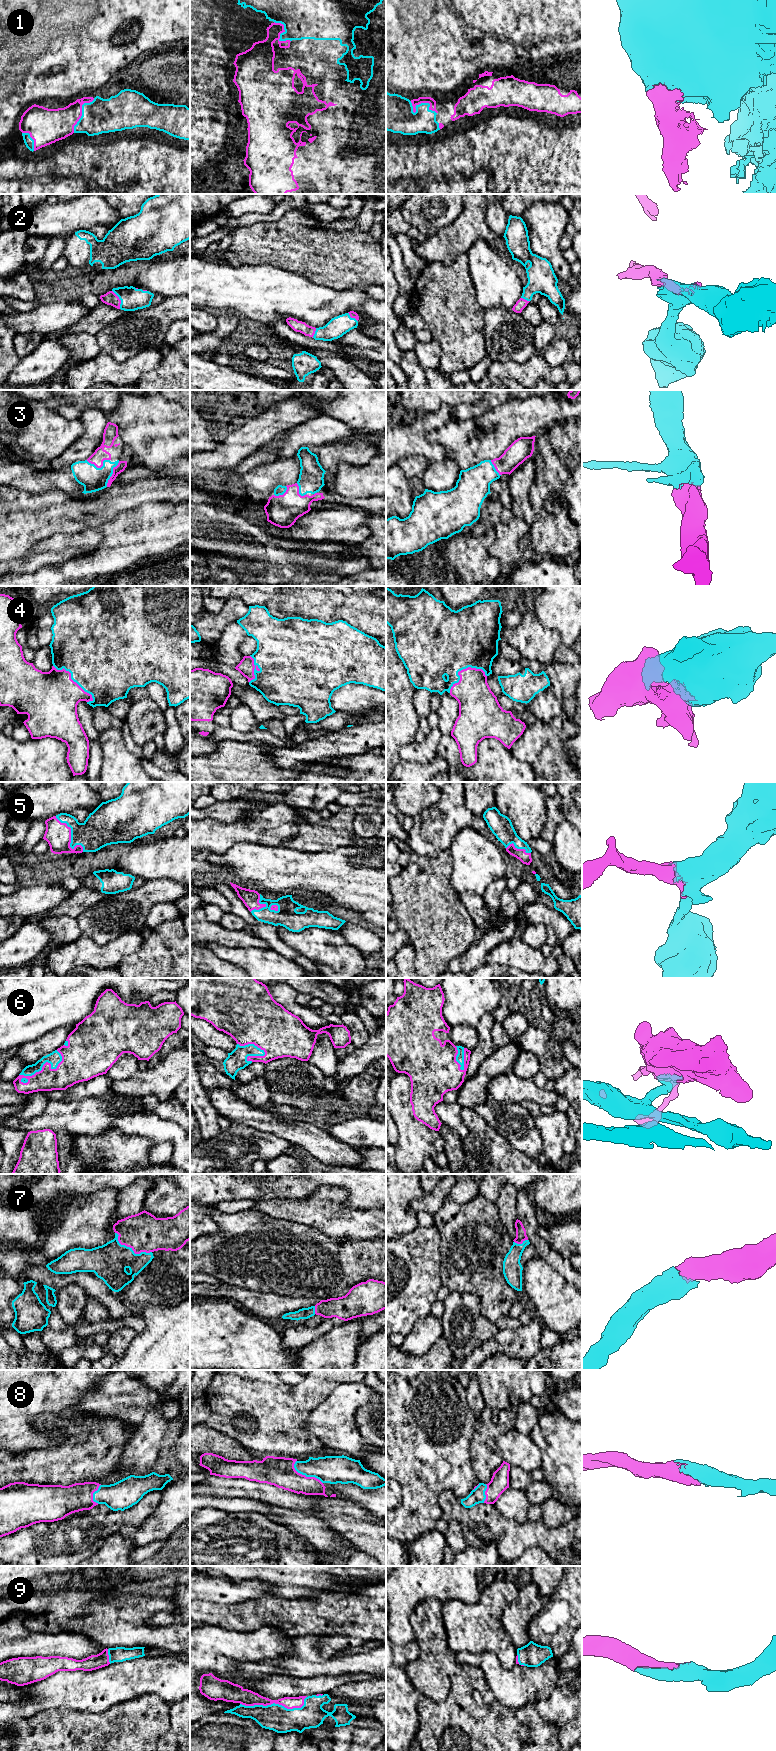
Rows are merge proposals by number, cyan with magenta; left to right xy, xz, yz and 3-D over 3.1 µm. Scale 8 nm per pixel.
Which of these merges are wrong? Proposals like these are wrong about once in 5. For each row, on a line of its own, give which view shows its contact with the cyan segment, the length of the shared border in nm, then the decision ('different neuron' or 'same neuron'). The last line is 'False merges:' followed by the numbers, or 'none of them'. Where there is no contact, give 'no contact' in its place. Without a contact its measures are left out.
1: yz | 240 nm | same neuron
2: xy | 170 nm | same neuron
3: xy | 190 nm | same neuron
4: xy | 440 nm | same neuron
5: xy | 360 nm | same neuron
6: xy | 400 nm | same neuron
7: xy | 340 nm | same neuron
8: xz | 280 nm | same neuron
9: xz | 550 nm | same neuron
False merges: none of them

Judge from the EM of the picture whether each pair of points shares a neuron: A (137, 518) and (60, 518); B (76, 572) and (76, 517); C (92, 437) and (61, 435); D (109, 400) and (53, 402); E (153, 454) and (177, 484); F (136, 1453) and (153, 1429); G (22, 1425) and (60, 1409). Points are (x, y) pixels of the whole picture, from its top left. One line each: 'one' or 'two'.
A: two
B: two
C: two
D: one
E: two
F: one
G: one

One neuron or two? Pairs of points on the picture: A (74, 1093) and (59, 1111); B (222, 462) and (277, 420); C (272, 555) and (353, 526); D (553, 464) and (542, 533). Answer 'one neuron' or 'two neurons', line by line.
A: two neurons
B: one neuron
C: two neurons
D: one neuron

